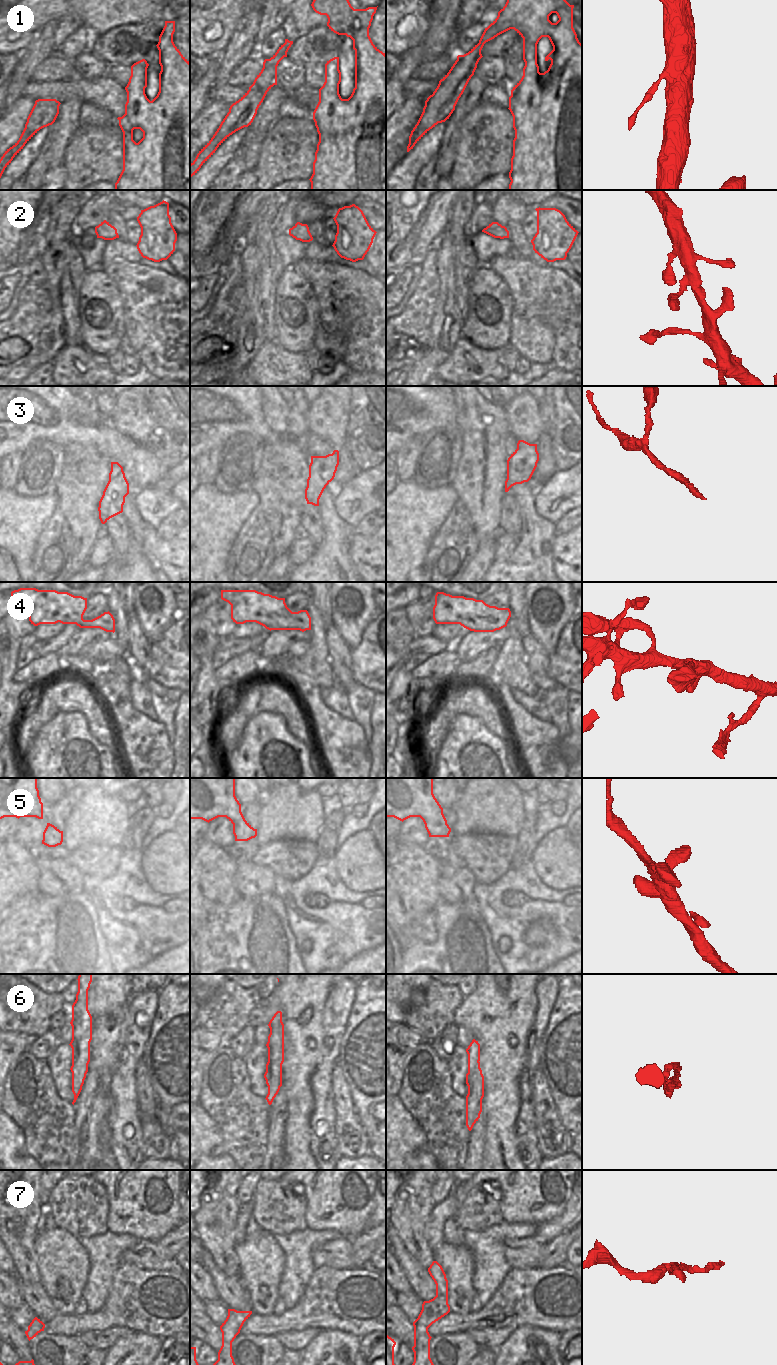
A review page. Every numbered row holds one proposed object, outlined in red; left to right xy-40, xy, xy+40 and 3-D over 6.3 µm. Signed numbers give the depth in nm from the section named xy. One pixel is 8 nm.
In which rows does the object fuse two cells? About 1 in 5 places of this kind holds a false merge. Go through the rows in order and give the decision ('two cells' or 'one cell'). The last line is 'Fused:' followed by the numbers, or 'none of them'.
1: two cells
2: one cell
3: one cell
4: one cell
5: one cell
6: one cell
7: one cell
Fused: 1

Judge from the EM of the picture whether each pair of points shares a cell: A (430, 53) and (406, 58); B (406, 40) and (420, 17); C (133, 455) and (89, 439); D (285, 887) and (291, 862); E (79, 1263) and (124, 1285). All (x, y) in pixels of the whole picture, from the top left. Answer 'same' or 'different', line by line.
A: different
B: same
C: same
D: different
E: different

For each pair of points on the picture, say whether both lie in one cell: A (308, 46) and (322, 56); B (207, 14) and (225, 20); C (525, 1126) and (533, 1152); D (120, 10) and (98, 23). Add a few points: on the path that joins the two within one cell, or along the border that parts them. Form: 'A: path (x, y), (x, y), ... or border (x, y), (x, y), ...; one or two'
A: path (311, 48), (319, 53); one
B: path (211, 14), (219, 14), (221, 16); one
C: path (526, 1132), (528, 1146); one
D: path (115, 10), (111, 10), (103, 18); one

